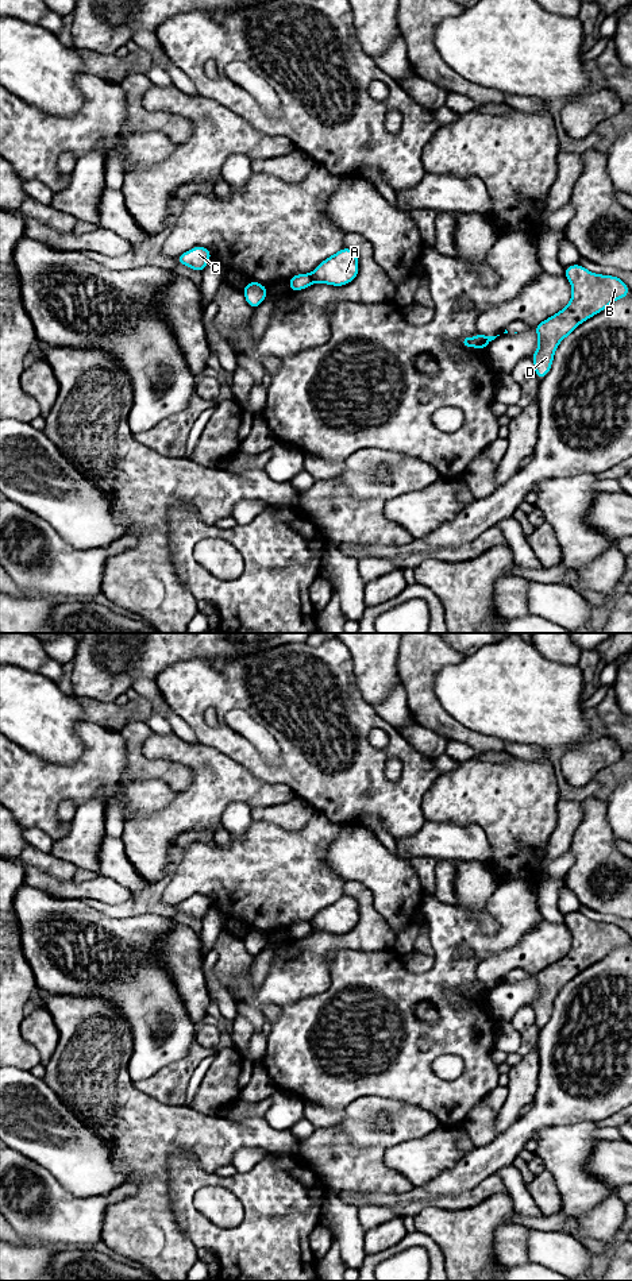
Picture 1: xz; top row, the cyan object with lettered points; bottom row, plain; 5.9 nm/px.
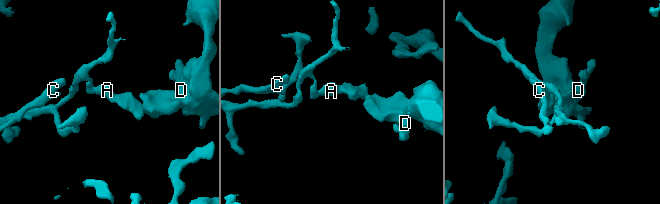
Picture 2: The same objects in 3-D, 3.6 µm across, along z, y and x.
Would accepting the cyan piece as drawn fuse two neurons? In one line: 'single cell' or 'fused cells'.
fused cells

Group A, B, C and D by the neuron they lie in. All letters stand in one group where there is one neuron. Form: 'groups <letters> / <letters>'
groups A B D / C

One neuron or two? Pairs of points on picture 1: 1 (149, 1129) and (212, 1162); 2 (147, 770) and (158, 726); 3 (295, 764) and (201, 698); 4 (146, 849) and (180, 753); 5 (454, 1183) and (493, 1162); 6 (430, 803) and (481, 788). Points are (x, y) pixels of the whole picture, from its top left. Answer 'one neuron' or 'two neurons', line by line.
1: one neuron
2: two neurons
3: one neuron
4: one neuron
5: one neuron
6: one neuron

